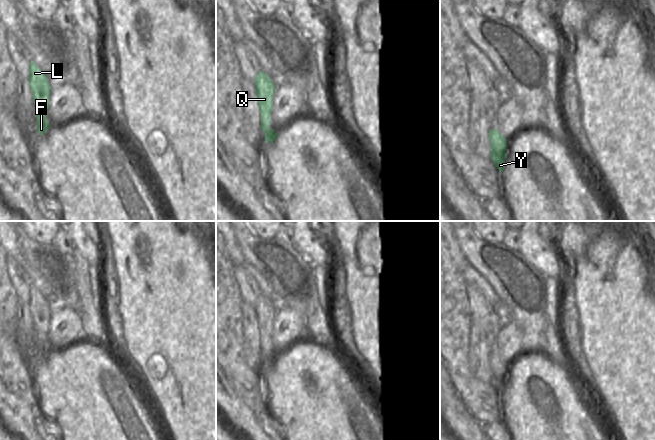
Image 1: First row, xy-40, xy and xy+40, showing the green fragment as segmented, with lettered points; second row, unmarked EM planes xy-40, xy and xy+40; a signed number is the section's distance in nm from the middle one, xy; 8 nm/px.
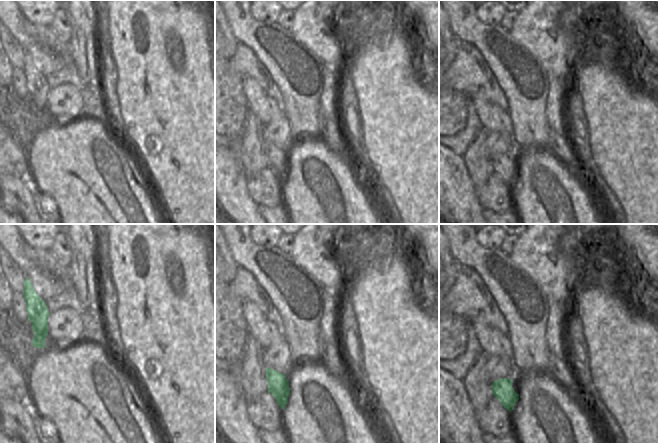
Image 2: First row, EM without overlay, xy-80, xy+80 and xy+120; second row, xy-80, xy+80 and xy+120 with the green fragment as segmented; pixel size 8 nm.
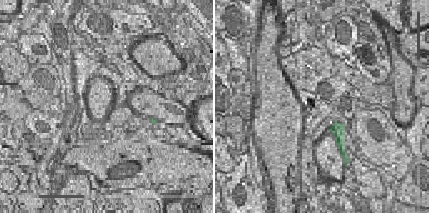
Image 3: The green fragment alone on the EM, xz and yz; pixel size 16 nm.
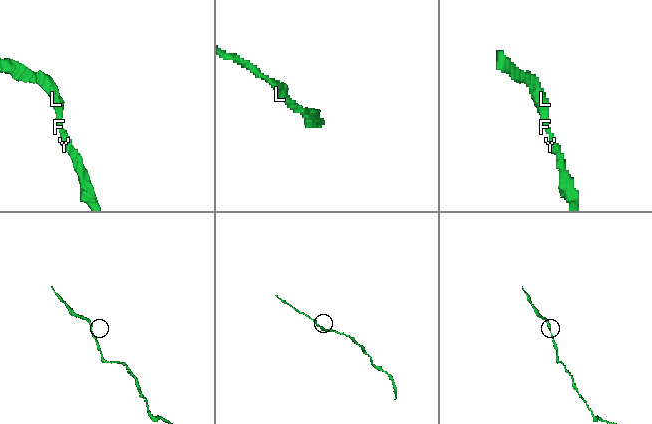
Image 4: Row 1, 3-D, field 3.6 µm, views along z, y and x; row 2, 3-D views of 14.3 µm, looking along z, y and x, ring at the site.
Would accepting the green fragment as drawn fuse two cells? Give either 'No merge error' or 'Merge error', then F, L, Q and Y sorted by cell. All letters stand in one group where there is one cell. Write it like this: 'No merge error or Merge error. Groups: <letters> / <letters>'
No merge error. Groups: F L Q Y.

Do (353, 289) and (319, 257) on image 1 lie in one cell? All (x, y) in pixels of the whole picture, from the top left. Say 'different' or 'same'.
different

